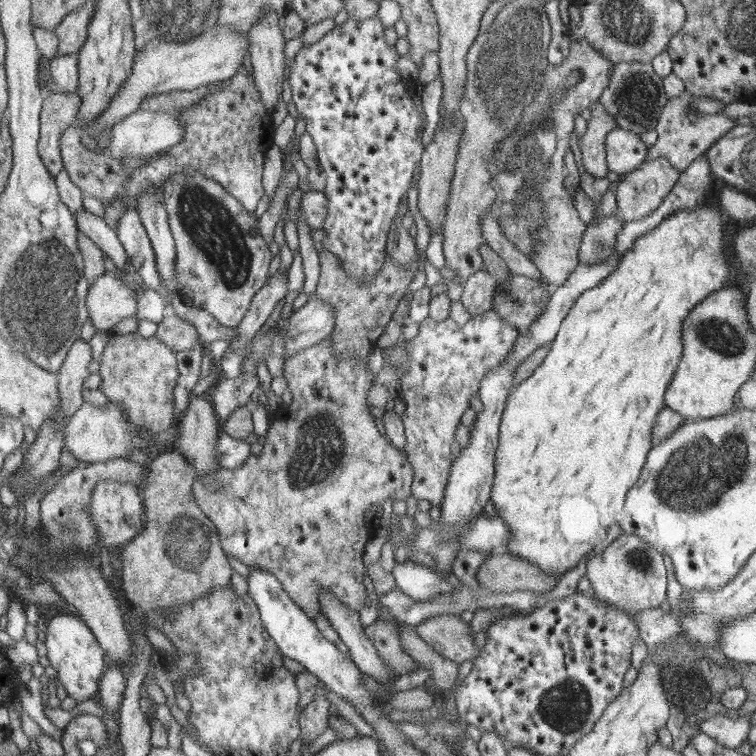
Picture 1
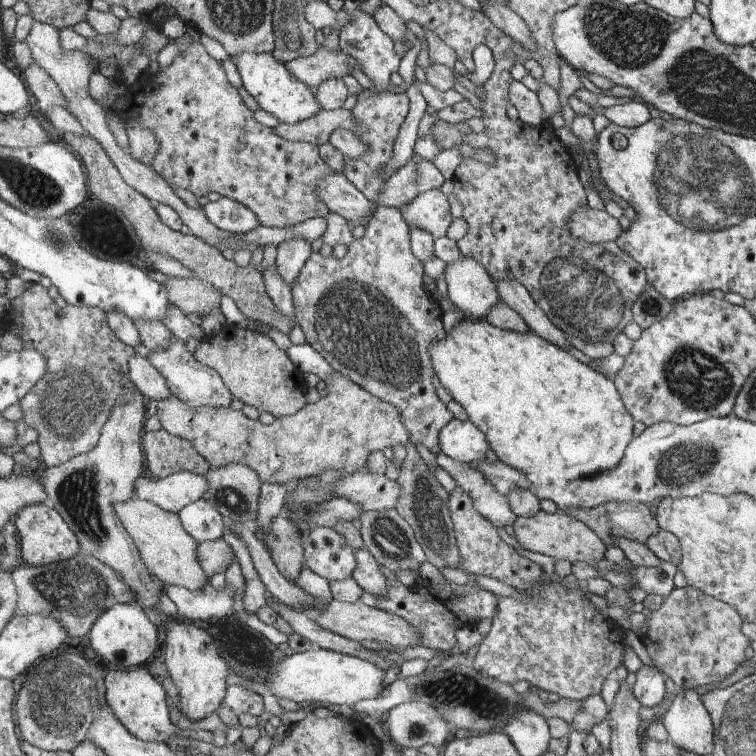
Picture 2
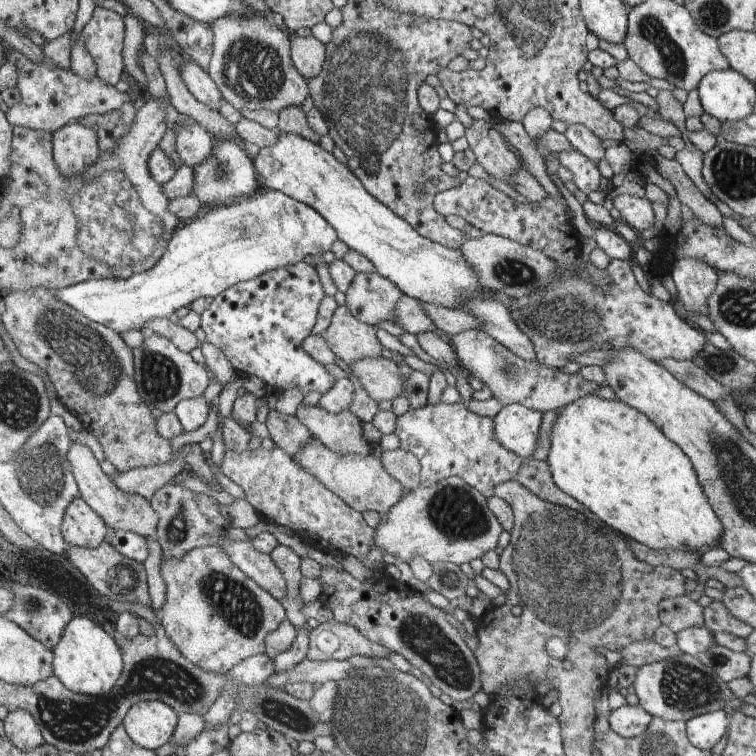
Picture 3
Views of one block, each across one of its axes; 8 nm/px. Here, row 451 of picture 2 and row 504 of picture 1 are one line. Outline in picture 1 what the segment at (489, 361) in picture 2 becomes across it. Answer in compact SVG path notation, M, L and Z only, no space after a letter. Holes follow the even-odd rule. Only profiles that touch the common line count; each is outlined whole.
M706 202L692 213L681 211L666 218L657 228L642 234L636 238L634 246L626 250L626 254L620 258L616 270L612 270L609 276L594 289L583 293L577 298L576 304L569 310L568 316L562 321L557 336L551 342L551 348L544 360L536 370L525 381L516 385L516 388L507 397L505 412L502 413L501 441L498 443L496 459L494 459L494 470L497 476L494 477L494 488L492 502L500 518L504 518L506 526L510 528L510 539L508 539L508 550L536 566L540 566L542 572L558 574L560 579L568 570L576 568L578 562L591 554L594 546L602 544L608 538L608 528L617 521L625 510L625 501L629 490L637 482L644 463L647 459L652 444L652 428L655 424L656 415L660 414L662 408L666 407L664 391L674 377L674 371L682 359L682 321L688 317L698 302L709 296L712 292L722 290L730 286L730 262L726 259L726 242L724 242L724 230L734 229L728 222L728 217L718 212L714 206Z

